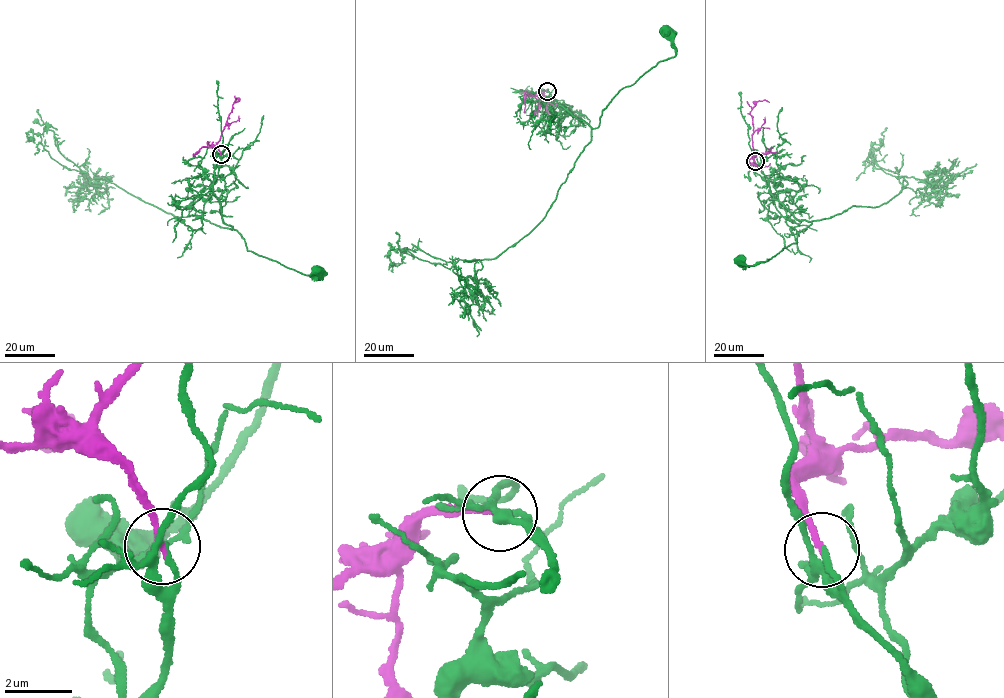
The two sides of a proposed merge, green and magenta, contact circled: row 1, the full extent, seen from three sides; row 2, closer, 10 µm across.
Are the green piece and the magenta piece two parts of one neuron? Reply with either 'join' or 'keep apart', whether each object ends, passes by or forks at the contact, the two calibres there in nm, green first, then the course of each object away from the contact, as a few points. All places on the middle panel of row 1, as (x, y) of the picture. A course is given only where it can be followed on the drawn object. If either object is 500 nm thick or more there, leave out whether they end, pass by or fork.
join; green ends there; magenta ends there; 160 nm thick on the green side, 170 nm on the other; green runs (547, 91), (551, 101), (596, 128), (602, 111), (616, 93), (660, 61), (675, 55), (673, 38), (666, 31); magenta runs (547, 91), (539, 93), (548, 100), (547, 114)

